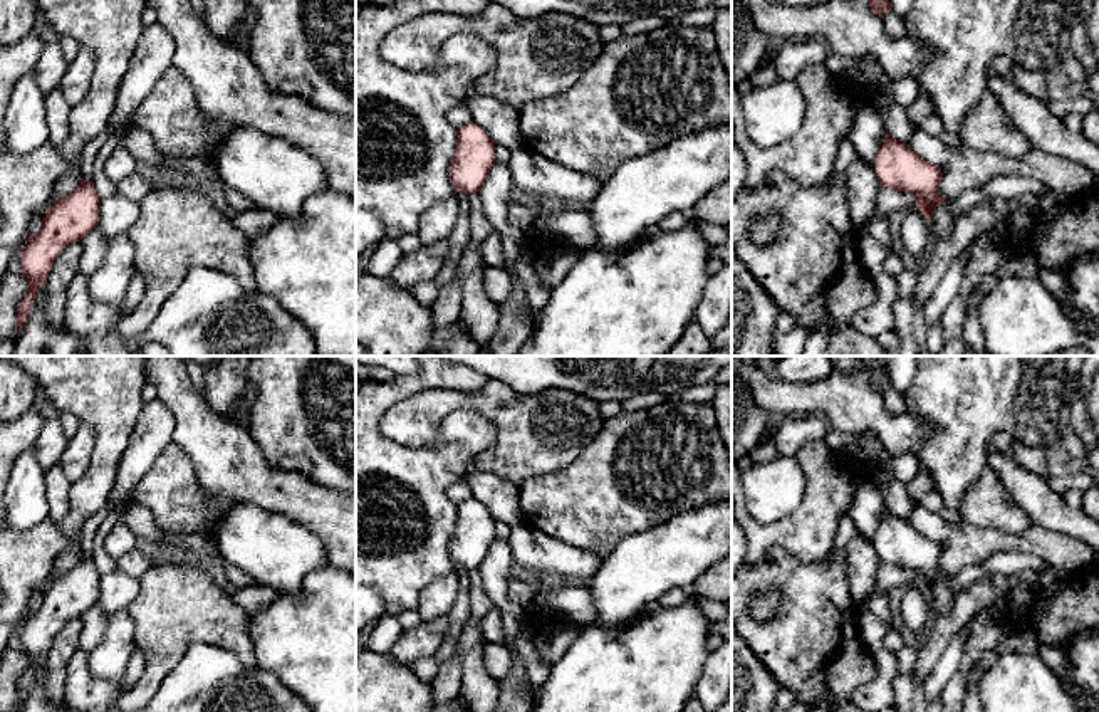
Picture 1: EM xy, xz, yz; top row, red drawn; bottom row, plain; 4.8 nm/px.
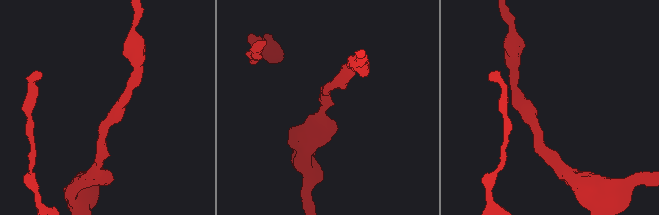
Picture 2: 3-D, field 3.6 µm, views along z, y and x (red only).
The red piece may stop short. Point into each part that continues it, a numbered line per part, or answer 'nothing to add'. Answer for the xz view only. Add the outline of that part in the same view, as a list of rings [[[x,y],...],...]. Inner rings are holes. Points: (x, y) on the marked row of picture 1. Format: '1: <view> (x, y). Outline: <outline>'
nothing to add

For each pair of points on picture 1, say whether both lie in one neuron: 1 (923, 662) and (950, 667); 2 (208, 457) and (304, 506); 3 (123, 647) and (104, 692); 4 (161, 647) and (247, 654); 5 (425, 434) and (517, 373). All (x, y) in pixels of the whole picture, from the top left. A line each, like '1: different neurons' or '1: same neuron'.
1: different neurons
2: same neuron
3: different neurons
4: same neuron
5: different neurons

